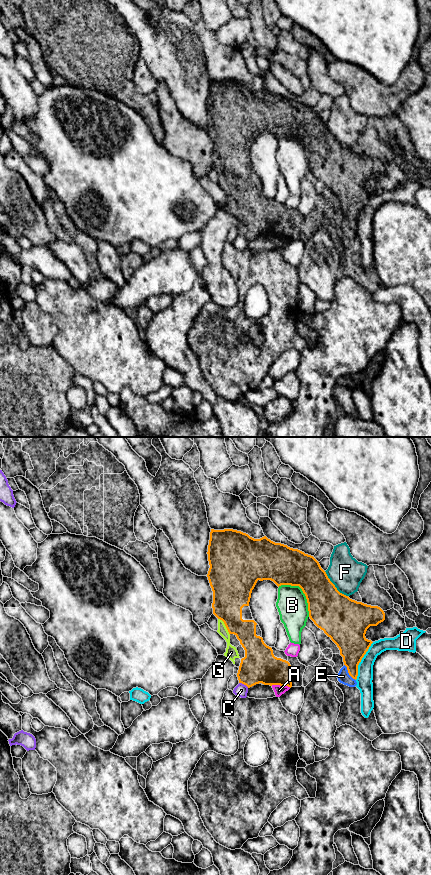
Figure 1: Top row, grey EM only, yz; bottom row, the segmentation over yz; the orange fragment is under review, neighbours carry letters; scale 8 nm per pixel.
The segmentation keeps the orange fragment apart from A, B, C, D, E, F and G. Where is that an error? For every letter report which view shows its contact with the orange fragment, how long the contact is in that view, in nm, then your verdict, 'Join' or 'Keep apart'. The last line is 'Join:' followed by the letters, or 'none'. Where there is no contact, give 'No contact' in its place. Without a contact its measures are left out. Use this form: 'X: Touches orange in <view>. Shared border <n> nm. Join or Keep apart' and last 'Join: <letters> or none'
A: Touches orange in yz. Shared border 160 nm. Keep apart
B: Touches orange in yz. Shared border 360 nm. Keep apart
C: Touches orange in yz. Shared border 90 nm. Keep apart
D: Touches orange in yz. Shared border 340 nm. Keep apart
E: Touches orange in yz. Shared border 160 nm. Join
F: Touches orange in yz. Shared border 280 nm. Keep apart
G: Touches orange in yz. Shared border 160 nm. Join
Join: E, G

